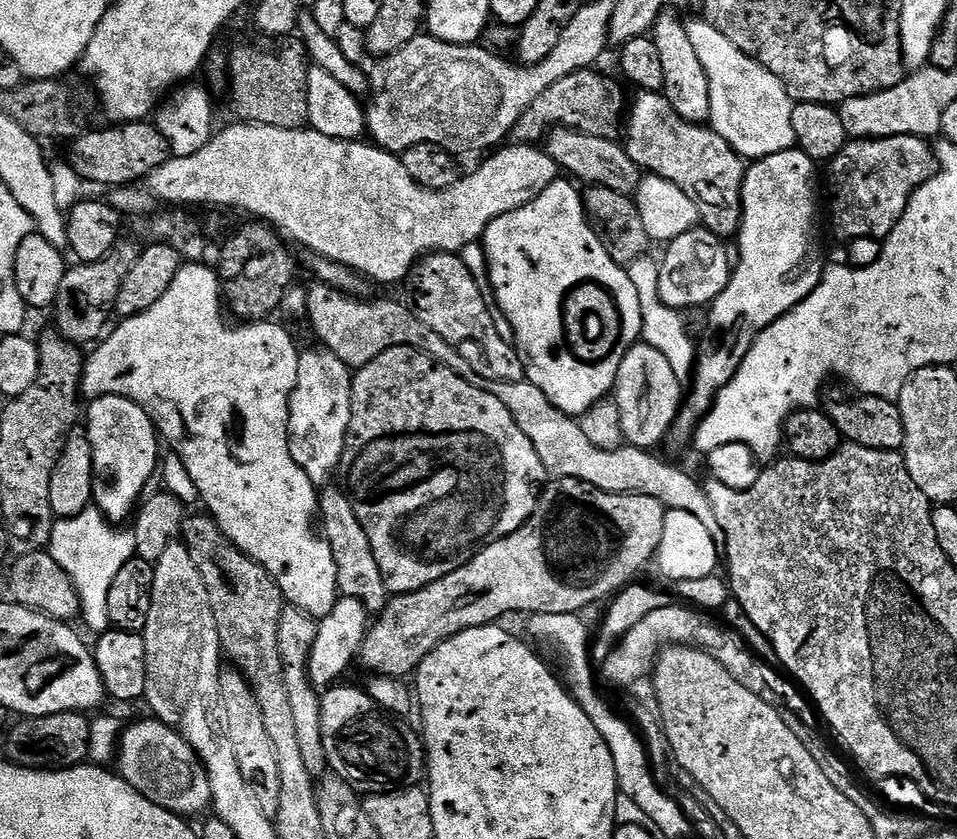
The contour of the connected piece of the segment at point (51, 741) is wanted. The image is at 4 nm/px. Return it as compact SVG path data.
M83 712L30 716L16 723L7 733L6 756L11 763L20 764L23 768L74 768L89 759L90 720Z

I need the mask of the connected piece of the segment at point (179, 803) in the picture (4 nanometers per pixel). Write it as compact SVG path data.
M155 718L140 720L123 729L118 740L118 774L144 800L162 806L181 818L192 818L195 812L207 809L212 802L210 778L204 764L196 758L196 751L170 726Z

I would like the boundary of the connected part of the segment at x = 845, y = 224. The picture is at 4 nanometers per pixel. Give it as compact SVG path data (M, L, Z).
M898 134L885 140L857 140L844 145L844 149L827 165L828 188L832 191L832 224L844 242L856 239L885 241L898 226L910 198L938 170L936 149L925 137Z

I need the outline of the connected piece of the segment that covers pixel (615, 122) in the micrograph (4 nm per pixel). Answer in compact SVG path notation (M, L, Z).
M583 68L581 72L566 74L566 78L558 78L554 86L550 86L518 118L518 122L512 128L511 139L517 144L536 144L547 137L549 131L557 126L562 128L572 128L576 132L585 132L598 138L619 141L622 136L622 125L626 120L626 100L624 104L624 94L619 86L612 80L607 80L604 76L599 76L592 68Z

